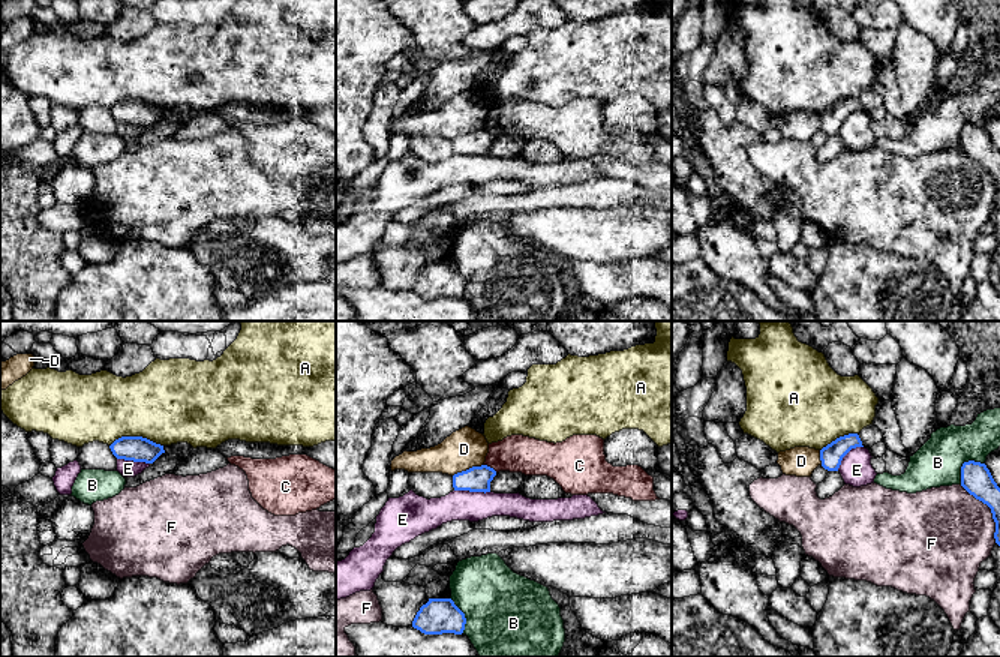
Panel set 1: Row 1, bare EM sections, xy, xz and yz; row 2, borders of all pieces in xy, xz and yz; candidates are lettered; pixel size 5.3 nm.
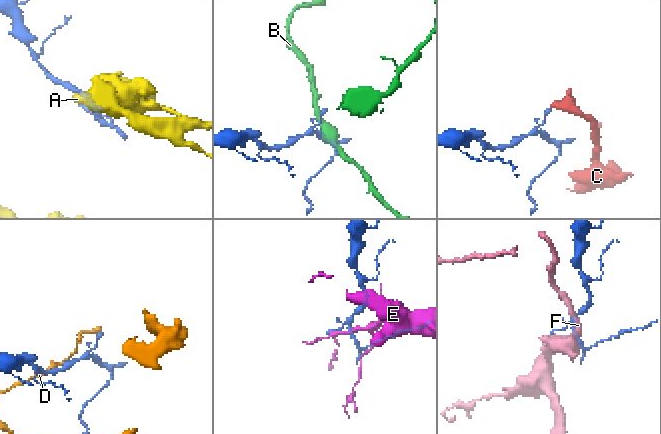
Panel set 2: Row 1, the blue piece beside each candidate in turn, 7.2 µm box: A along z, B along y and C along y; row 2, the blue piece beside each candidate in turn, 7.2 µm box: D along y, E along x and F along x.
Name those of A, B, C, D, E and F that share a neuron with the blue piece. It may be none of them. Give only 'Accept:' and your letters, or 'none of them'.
Accept: none of them

